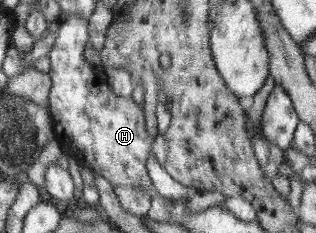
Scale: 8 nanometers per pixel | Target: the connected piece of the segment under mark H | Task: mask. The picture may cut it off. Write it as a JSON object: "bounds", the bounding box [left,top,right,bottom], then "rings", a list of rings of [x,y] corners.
{"bounds":[48,16,153,191],"rings":[[[69,16],[61,18],[59,24],[59,33],[49,52],[52,87],[48,102],[56,139],[64,151],[77,157],[113,186],[145,187],[153,191],[153,183],[147,174],[153,137],[147,132],[142,108],[131,97],[119,97],[105,83],[99,83],[97,71],[85,61],[88,21]]]}

